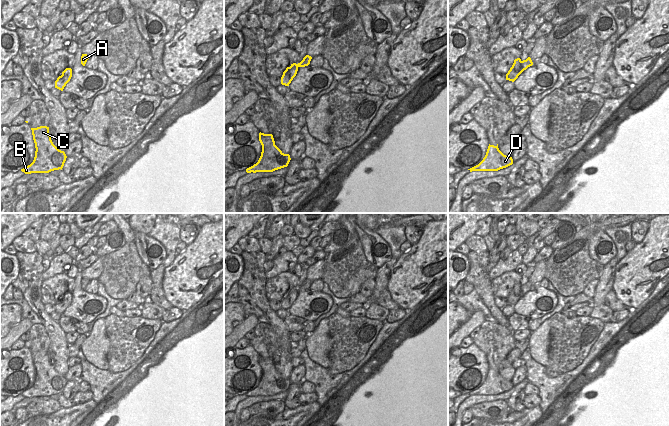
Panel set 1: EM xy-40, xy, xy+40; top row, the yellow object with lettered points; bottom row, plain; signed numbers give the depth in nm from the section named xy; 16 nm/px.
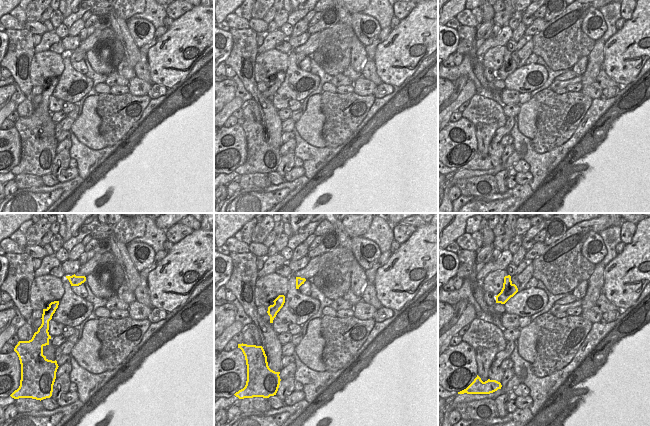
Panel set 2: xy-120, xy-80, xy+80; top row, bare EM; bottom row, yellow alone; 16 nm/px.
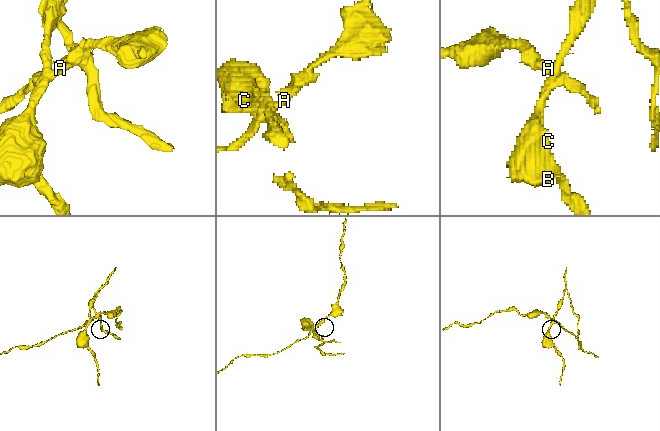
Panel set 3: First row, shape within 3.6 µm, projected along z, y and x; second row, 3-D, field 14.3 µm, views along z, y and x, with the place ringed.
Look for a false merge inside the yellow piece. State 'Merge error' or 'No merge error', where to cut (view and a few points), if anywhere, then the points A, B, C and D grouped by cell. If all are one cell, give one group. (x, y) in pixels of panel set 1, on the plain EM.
Merge error. Split along xy+40 (522, 285), (520, 296). Groups: A / B C D.

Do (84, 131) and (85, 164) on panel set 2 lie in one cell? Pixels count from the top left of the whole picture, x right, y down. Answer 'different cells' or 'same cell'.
different cells

